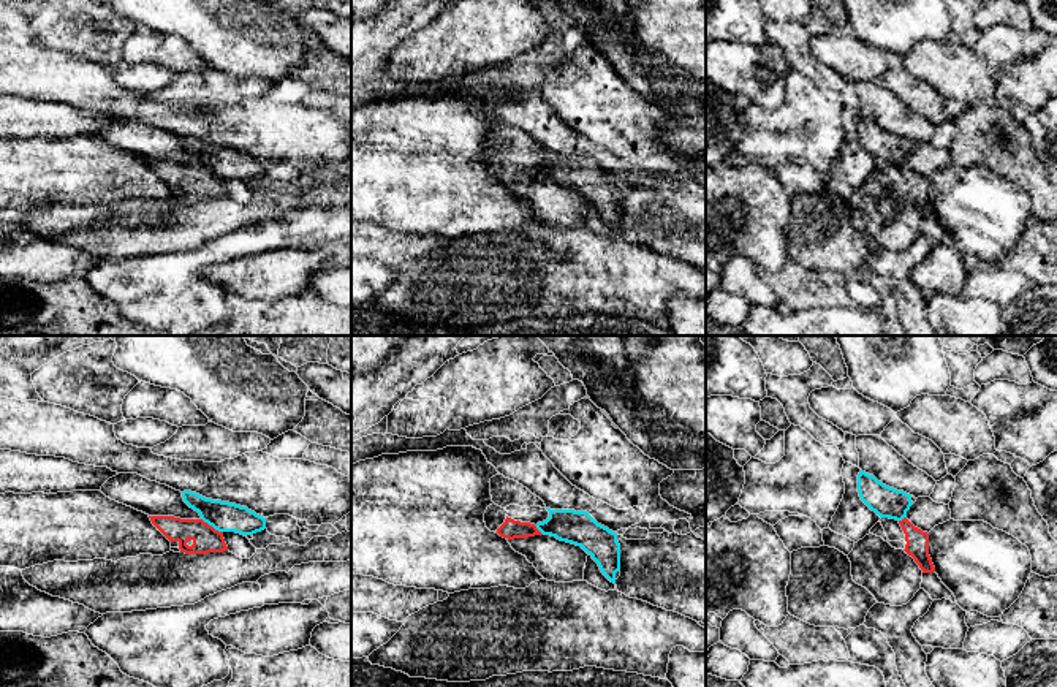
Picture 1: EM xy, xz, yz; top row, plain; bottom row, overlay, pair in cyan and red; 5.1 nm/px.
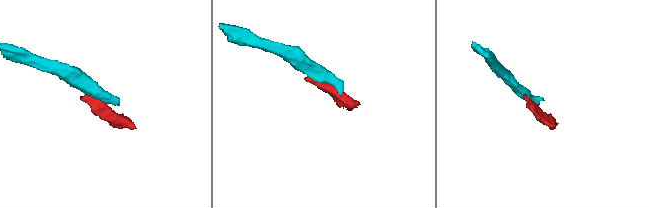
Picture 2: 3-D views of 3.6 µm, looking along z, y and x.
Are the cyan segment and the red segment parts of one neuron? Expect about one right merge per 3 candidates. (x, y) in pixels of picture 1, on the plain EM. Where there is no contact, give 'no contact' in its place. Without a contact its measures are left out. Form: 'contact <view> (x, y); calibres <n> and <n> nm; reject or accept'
contact xy (212, 171); calibres 160 and 140 nm; reject

